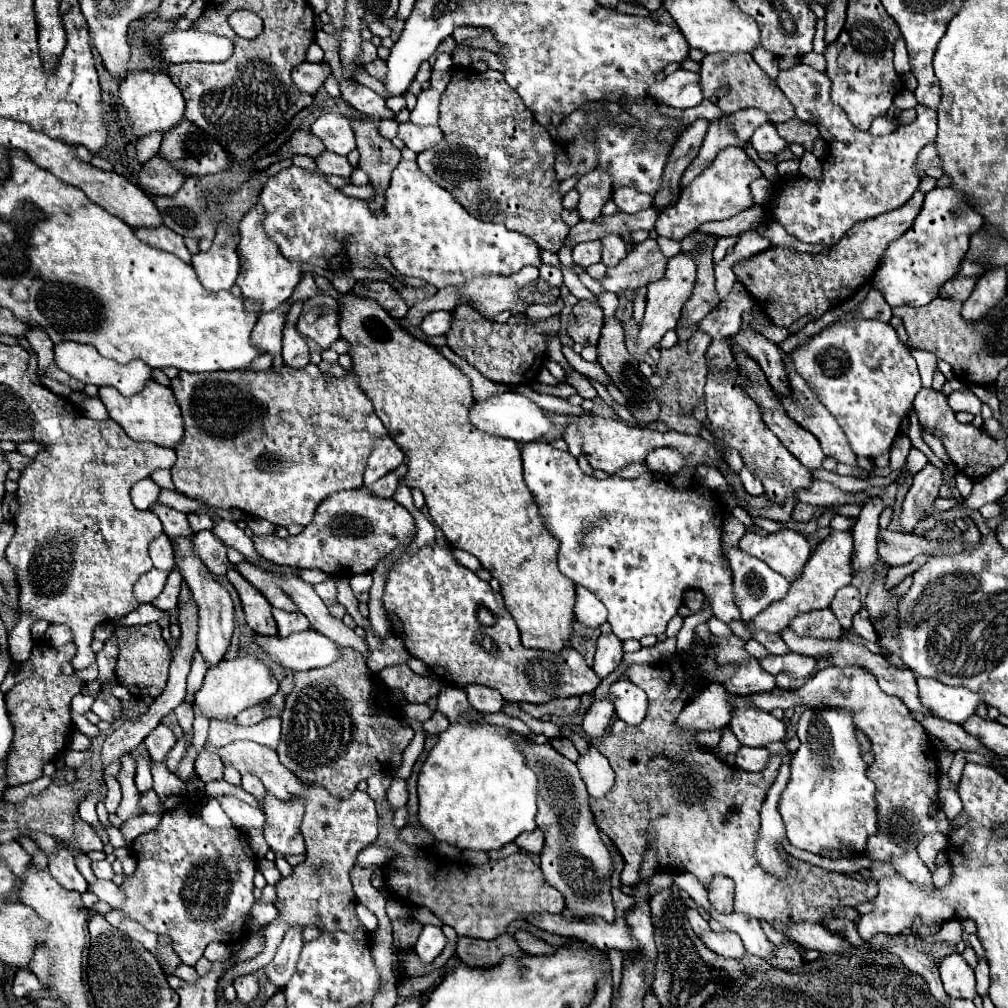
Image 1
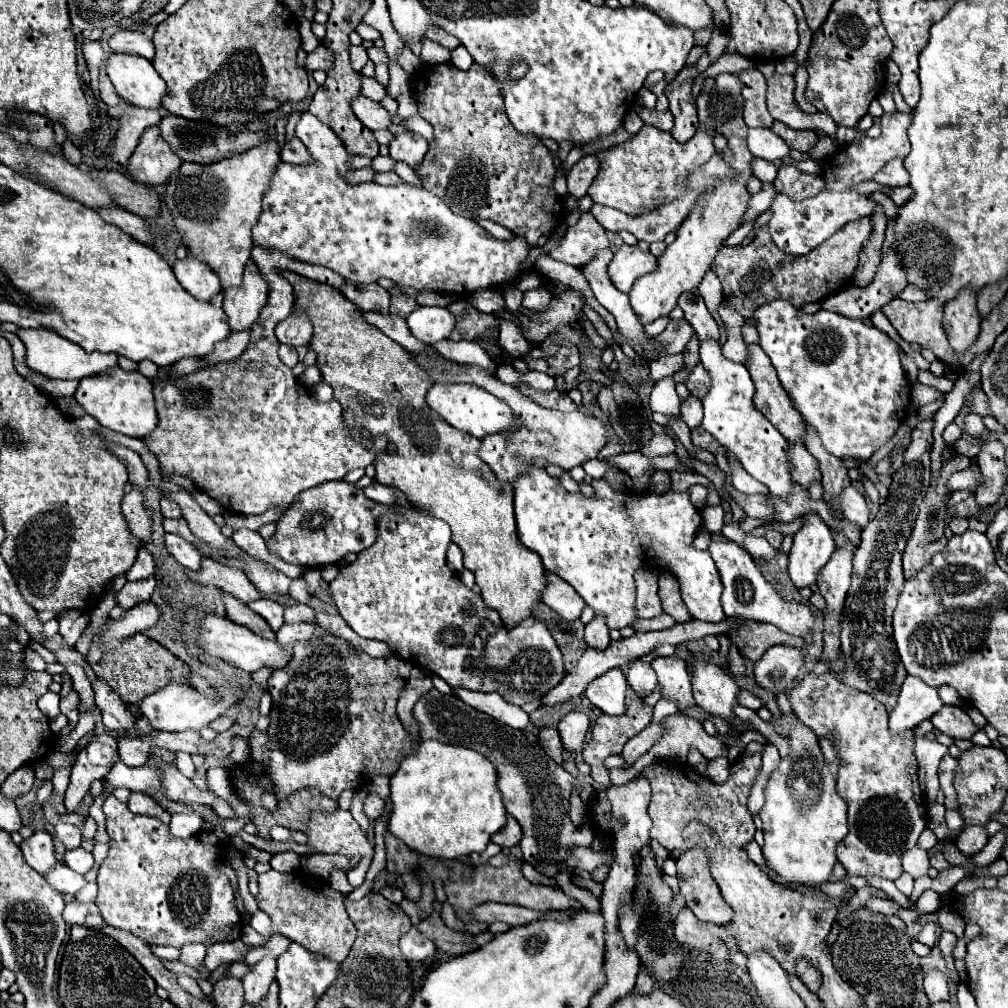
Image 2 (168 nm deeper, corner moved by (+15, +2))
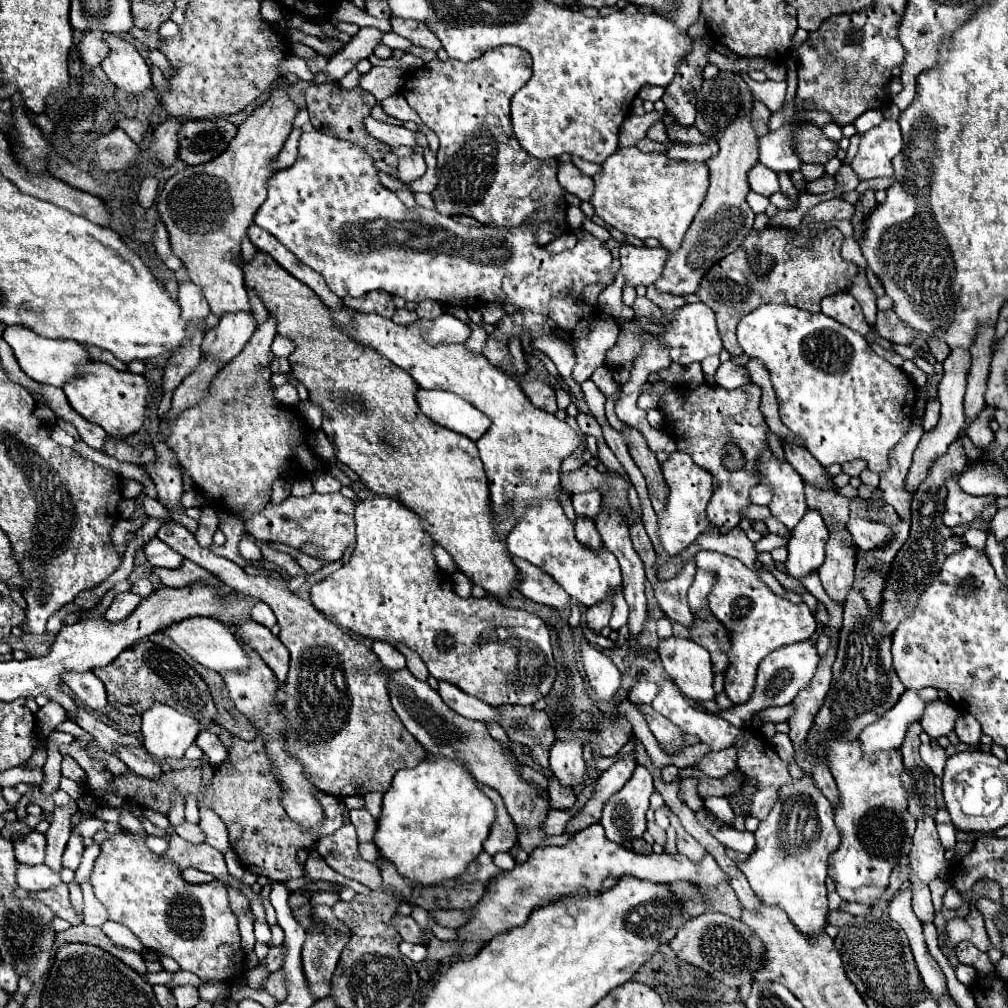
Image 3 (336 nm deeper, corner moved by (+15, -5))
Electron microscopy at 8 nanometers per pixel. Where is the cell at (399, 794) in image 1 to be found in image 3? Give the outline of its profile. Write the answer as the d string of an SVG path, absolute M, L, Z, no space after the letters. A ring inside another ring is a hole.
M352 809L350 821L356 827L358 841L372 841L374 833L376 833L376 819L366 809Z

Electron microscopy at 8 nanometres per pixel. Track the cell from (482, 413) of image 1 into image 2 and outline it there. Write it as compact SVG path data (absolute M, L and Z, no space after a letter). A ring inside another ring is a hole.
M434 384L430 392L426 394L426 402L450 426L454 426L456 430L468 432L476 438L484 438L488 434L498 434L498 432L508 432L516 424L516 416L506 402L502 402L494 394L474 384Z

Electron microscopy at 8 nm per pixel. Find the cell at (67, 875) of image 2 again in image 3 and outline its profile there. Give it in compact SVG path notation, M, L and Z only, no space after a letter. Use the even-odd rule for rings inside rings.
M16 863L16 883L26 891L44 891L60 883L60 875L46 865Z

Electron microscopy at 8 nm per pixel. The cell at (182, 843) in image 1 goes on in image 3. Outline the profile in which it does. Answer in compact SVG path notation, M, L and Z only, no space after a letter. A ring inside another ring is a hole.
M120 831L114 837L106 839L100 845L100 855L94 861L94 869L90 875L90 885L94 889L96 899L108 909L108 919L126 925L146 949L154 949L160 955L172 957L180 969L198 975L204 983L238 983L246 969L246 955L240 947L238 933L238 917L232 913L228 903L226 885L218 879L202 885L186 883L180 877L176 865L166 863L160 855L154 855L144 845L144 835L134 835L128 831Z

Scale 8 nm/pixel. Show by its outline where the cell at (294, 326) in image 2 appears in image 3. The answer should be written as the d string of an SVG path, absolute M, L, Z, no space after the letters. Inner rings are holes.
M276 335L276 339L274 339L274 343L272 343L272 347L270 347L270 349L272 349L274 357L288 357L288 355L292 353L294 345L292 345L292 341L290 341L290 339Z

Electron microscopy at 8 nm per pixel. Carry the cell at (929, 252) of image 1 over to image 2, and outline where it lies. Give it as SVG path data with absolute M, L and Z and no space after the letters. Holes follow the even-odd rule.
M892 246L886 250L882 262L878 264L876 276L870 282L870 286L866 288L846 288L846 290L837 292L836 295L831 294L828 298L824 298L824 302L820 304L821 308L831 312L842 314L843 316L850 316L850 318L868 318L872 316L876 310L880 310L882 306L886 306L888 302L892 302L904 288L908 286L908 276L906 276L906 268L902 264L902 256L898 254L898 250L894 250Z

